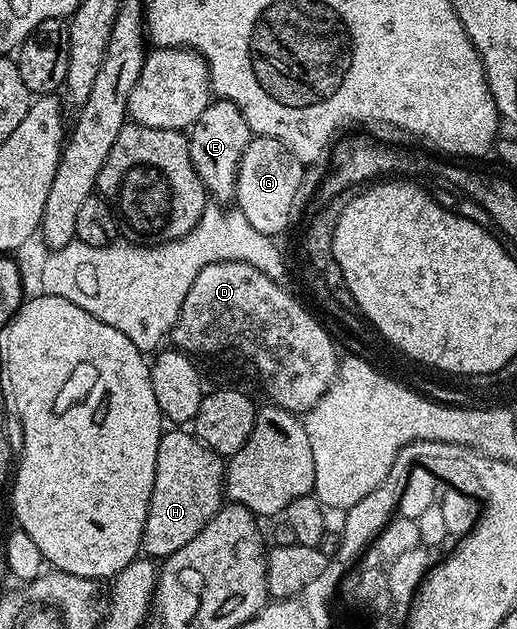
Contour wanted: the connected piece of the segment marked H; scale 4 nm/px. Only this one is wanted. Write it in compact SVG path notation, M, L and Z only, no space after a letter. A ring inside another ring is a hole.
M166 430L163 431L160 438L160 446L156 450L156 478L154 479L154 489L152 490L152 498L150 499L150 509L146 515L144 522L144 534L142 535L141 551L150 558L165 558L176 554L176 550L180 550L180 546L188 546L188 542L192 542L192 538L196 538L196 534L200 534L200 530L204 530L204 526L212 519L219 508L224 504L224 460L218 453L213 452L207 444L202 444L198 437L186 430Z

